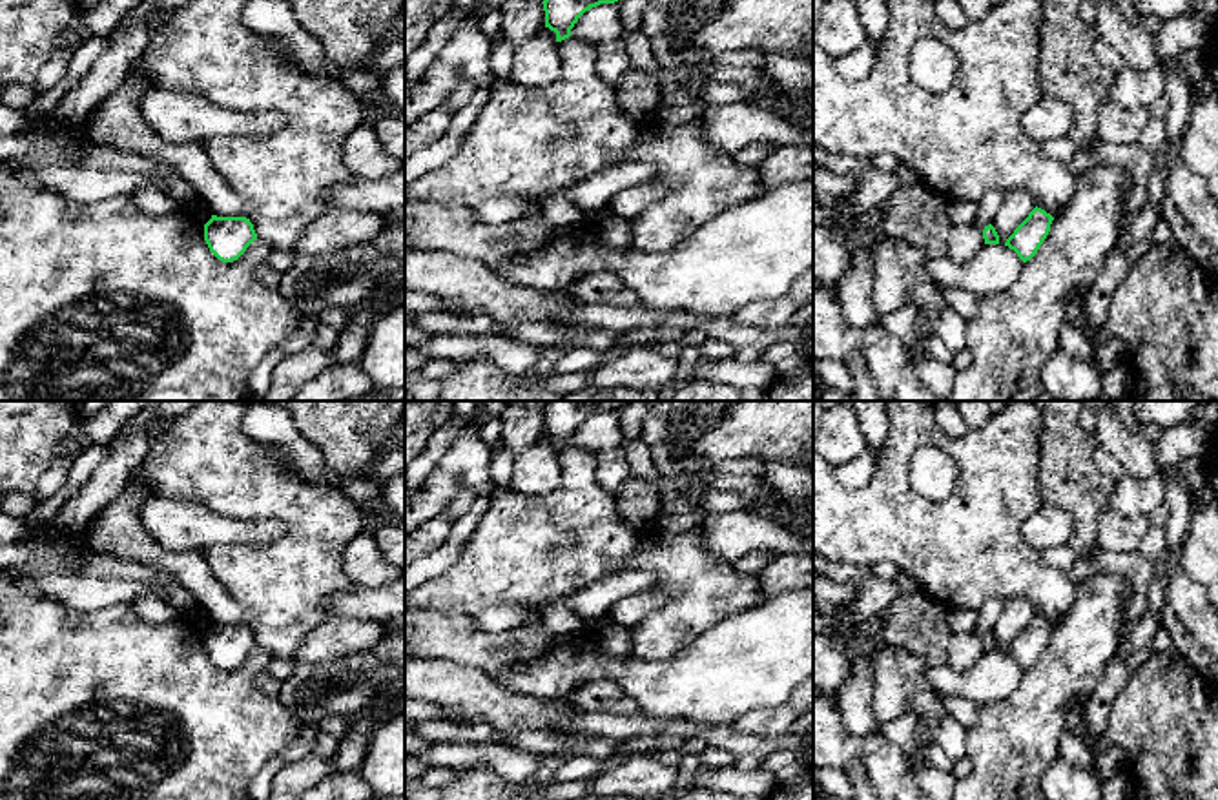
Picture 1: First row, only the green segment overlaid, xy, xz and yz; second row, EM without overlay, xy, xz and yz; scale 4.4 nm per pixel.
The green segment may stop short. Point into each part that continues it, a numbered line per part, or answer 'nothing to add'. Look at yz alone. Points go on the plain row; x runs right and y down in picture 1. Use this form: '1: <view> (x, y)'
nothing to add

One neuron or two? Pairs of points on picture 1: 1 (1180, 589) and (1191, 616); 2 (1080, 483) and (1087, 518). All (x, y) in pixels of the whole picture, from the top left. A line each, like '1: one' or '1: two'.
1: one
2: one

